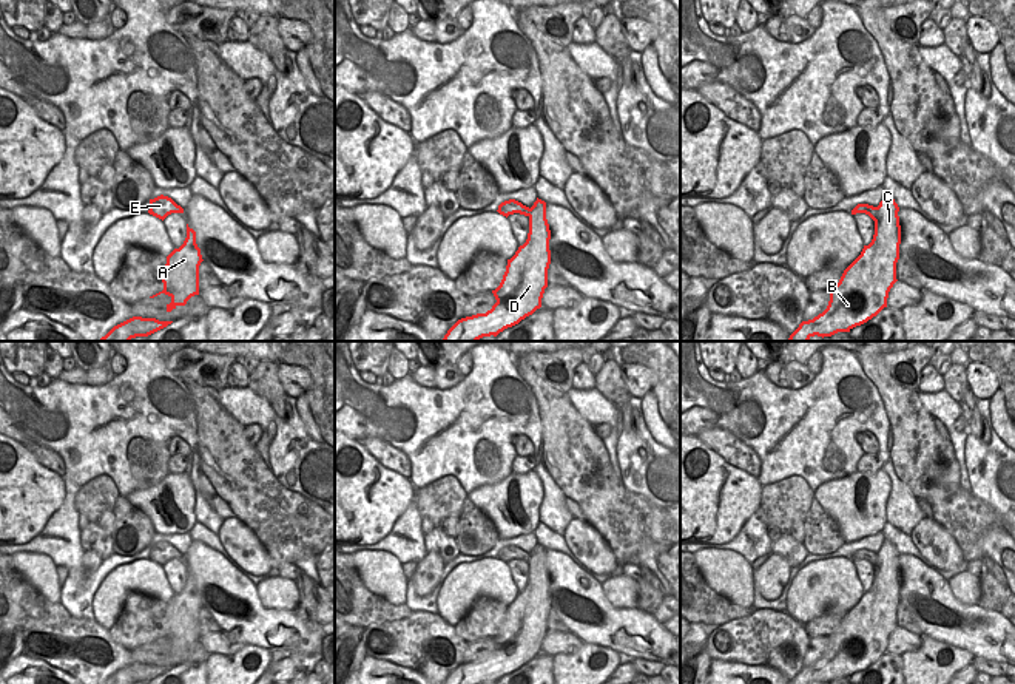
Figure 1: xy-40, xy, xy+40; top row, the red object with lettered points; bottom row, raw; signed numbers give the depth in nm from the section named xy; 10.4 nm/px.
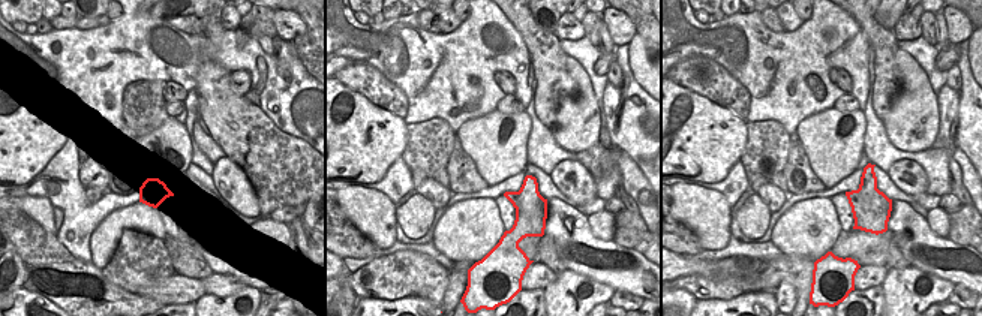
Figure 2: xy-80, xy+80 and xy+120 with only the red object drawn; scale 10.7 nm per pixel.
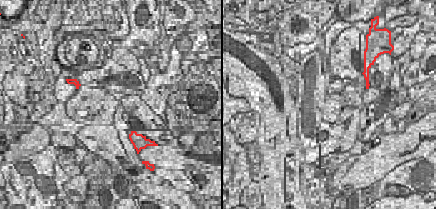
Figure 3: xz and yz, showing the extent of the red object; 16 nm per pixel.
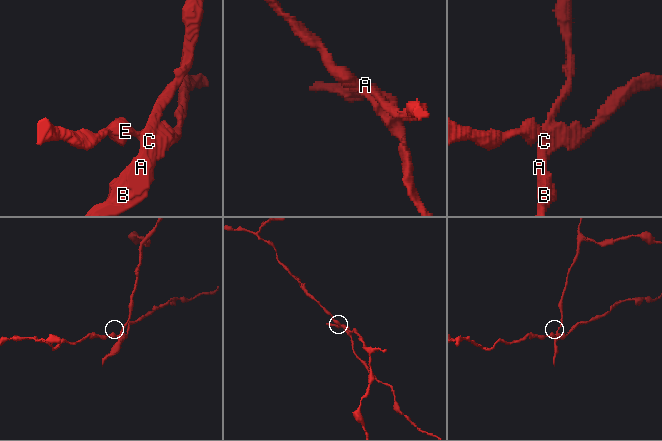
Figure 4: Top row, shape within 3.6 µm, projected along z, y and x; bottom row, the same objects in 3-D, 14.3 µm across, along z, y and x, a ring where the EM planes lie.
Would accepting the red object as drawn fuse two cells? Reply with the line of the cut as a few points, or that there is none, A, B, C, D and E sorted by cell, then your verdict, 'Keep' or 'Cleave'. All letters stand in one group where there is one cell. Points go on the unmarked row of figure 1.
Split along xy+40 (900, 572), (890, 579), (890, 599), (893, 602). Groups: A B C D / E. Cleave.

